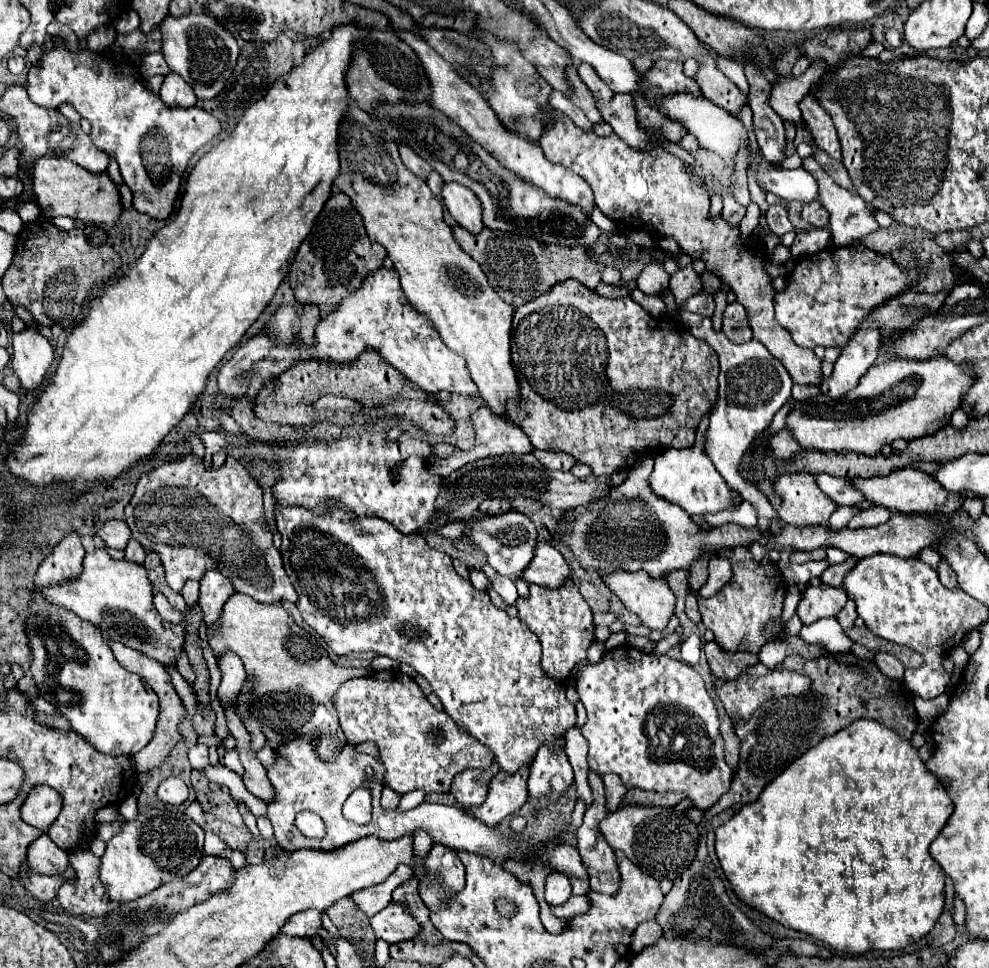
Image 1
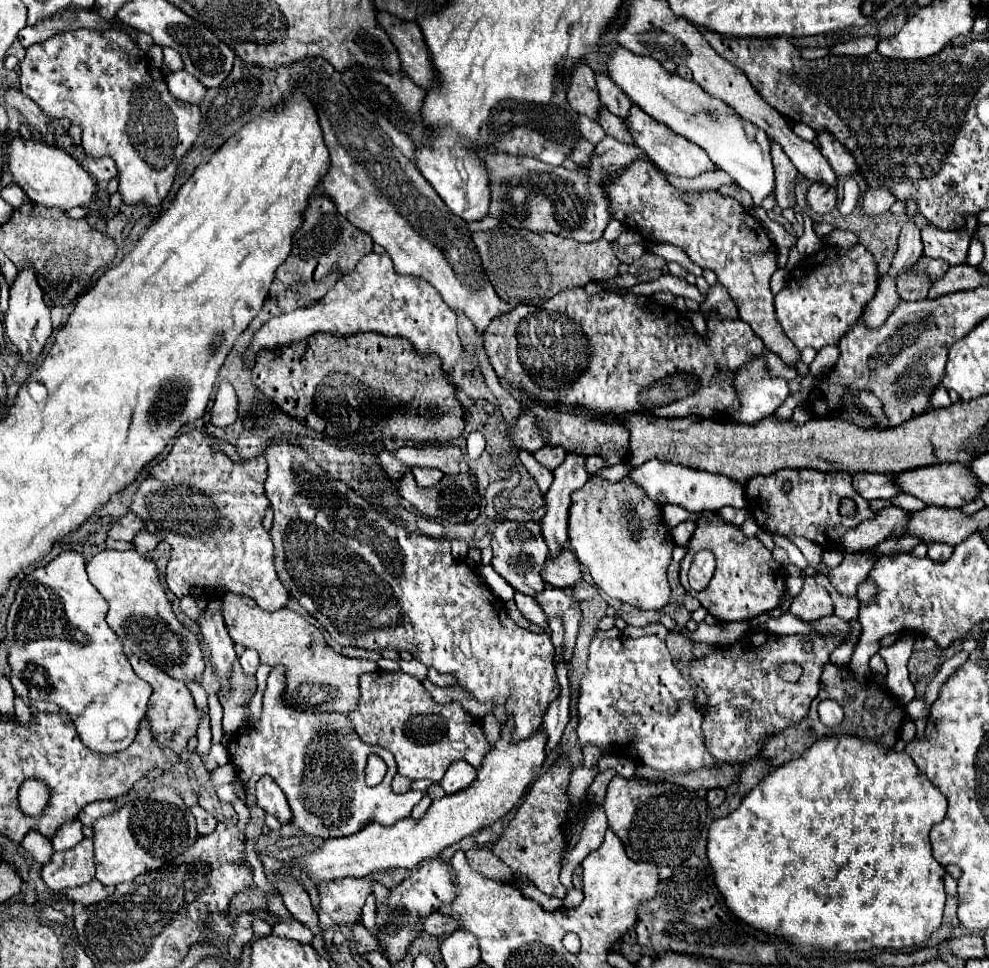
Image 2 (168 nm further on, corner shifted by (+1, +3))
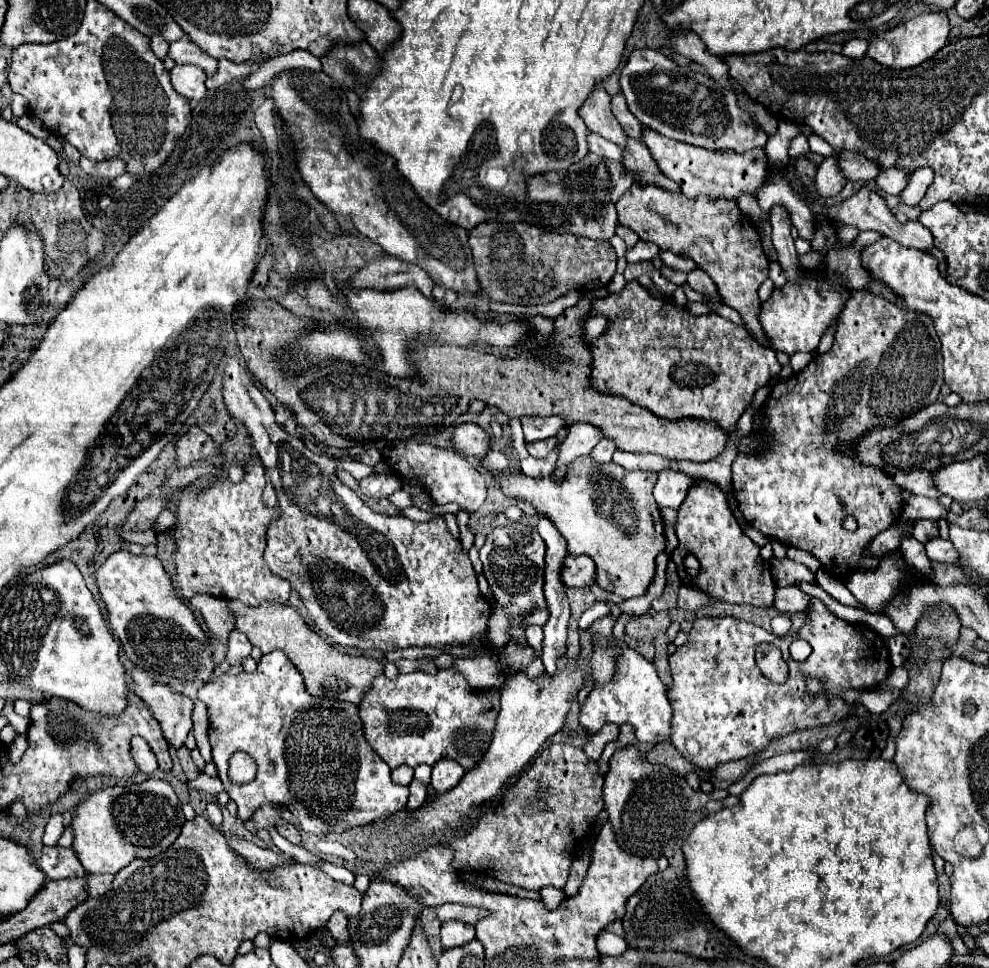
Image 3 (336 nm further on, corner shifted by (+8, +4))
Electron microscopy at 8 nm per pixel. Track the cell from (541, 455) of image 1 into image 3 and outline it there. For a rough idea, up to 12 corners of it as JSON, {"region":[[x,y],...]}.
{"region":[[546,438],[528,444],[528,452],[534,458],[546,458],[556,440]]}

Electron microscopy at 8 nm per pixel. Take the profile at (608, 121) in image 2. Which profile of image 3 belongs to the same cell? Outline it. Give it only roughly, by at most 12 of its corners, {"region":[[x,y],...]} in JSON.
{"region":[[628,136],[624,166],[638,182],[656,184],[670,192],[680,188],[660,174],[642,140]]}

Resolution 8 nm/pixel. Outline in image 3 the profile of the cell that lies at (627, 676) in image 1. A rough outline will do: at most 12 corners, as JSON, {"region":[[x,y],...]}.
{"region":[[618,648],[610,682],[598,682],[580,710],[596,734],[632,724],[652,746],[670,742],[672,706],[654,662]]}

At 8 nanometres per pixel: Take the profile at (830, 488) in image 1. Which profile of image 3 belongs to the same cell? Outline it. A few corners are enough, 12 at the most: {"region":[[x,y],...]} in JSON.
{"region":[[926,470],[898,472],[894,482],[912,494],[938,498]]}

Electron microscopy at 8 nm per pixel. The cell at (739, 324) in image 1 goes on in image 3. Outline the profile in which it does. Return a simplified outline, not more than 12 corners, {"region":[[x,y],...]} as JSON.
{"region":[[704,270],[688,274],[688,284],[708,298],[716,298],[716,284]]}

